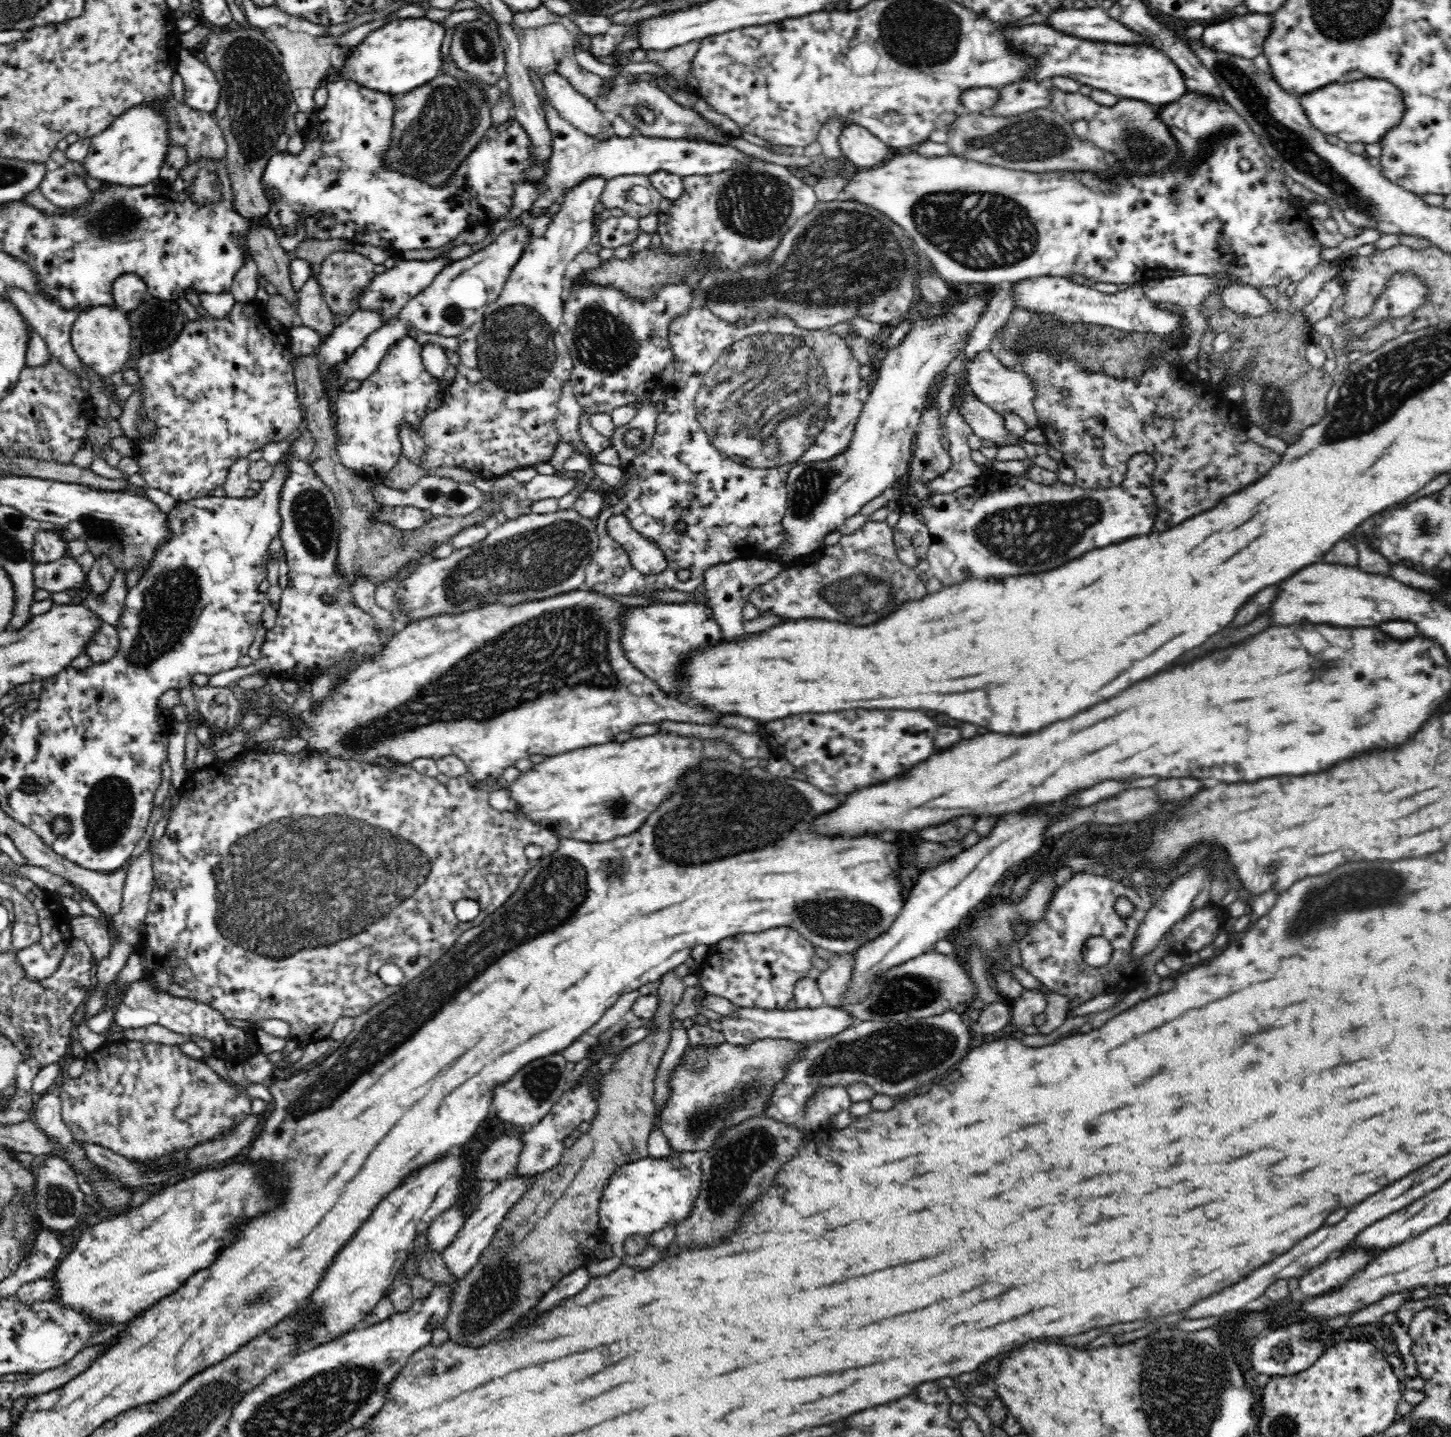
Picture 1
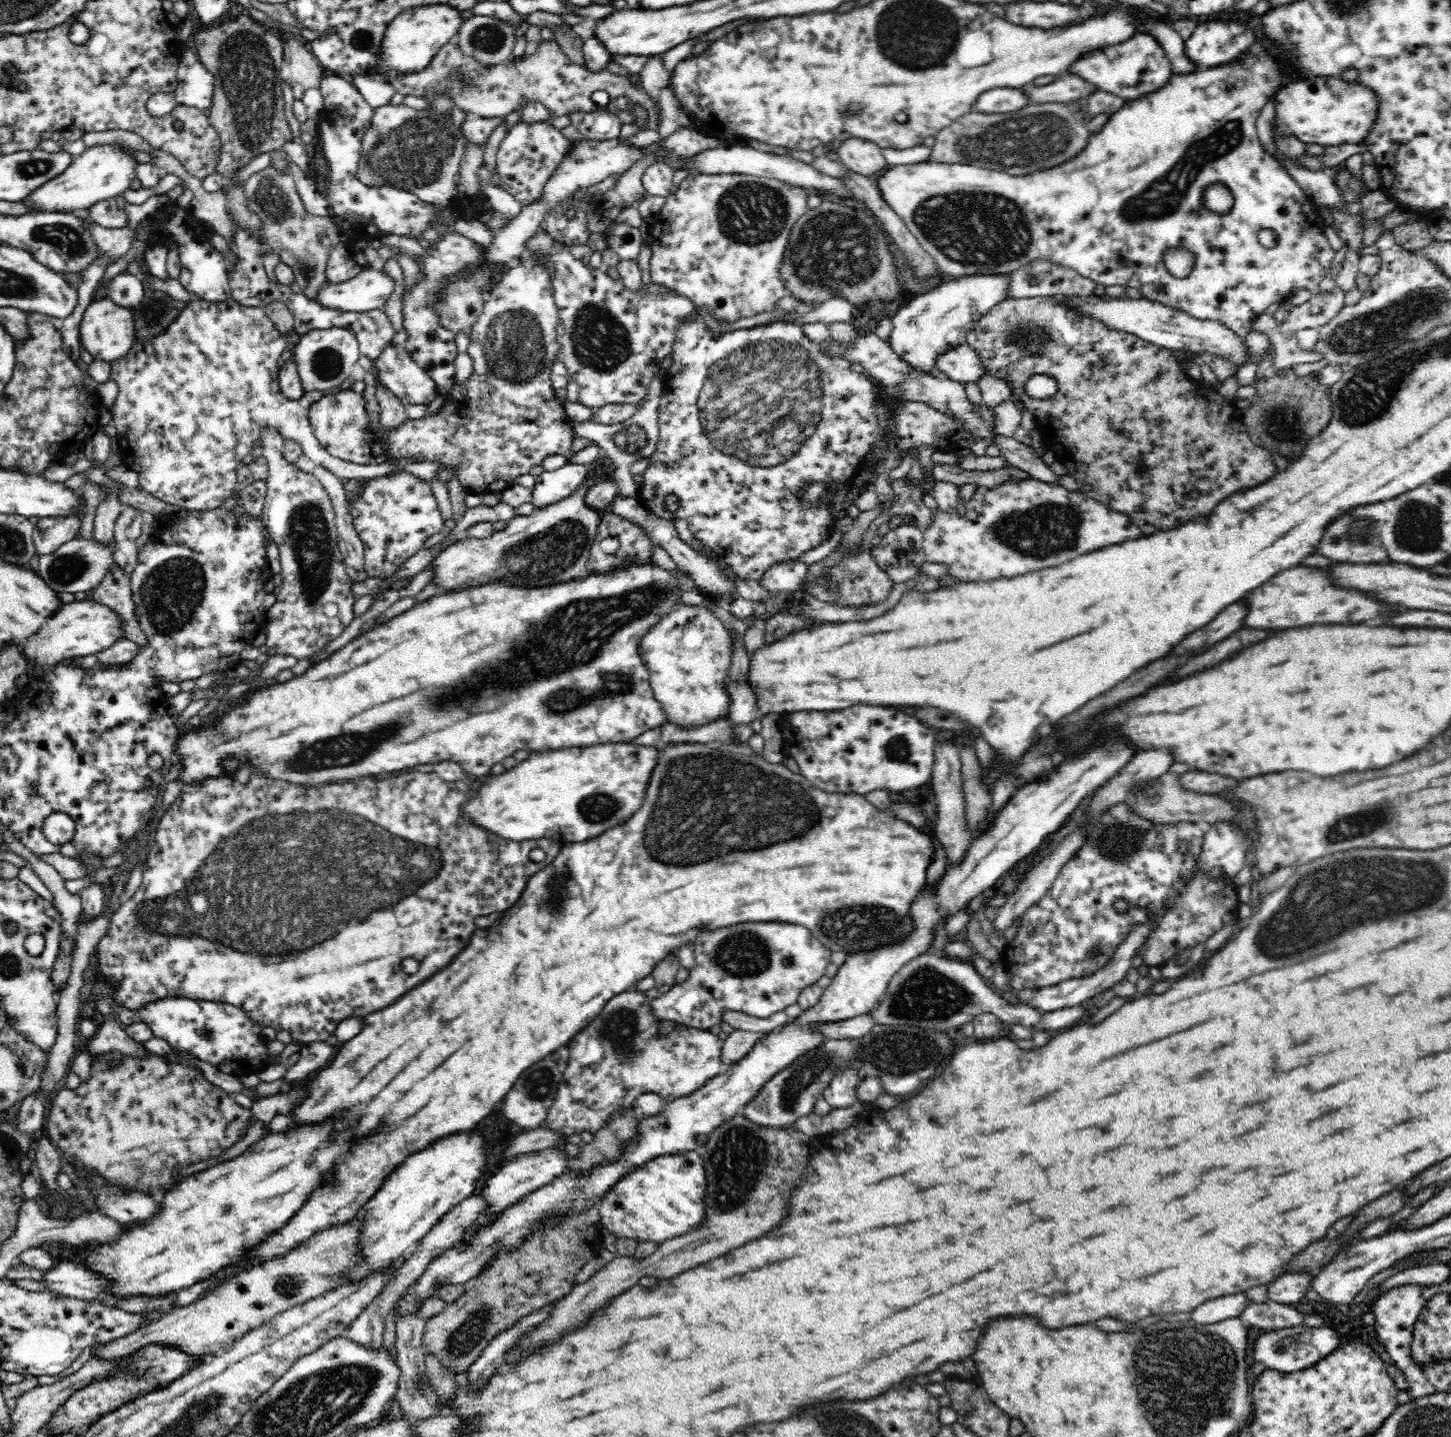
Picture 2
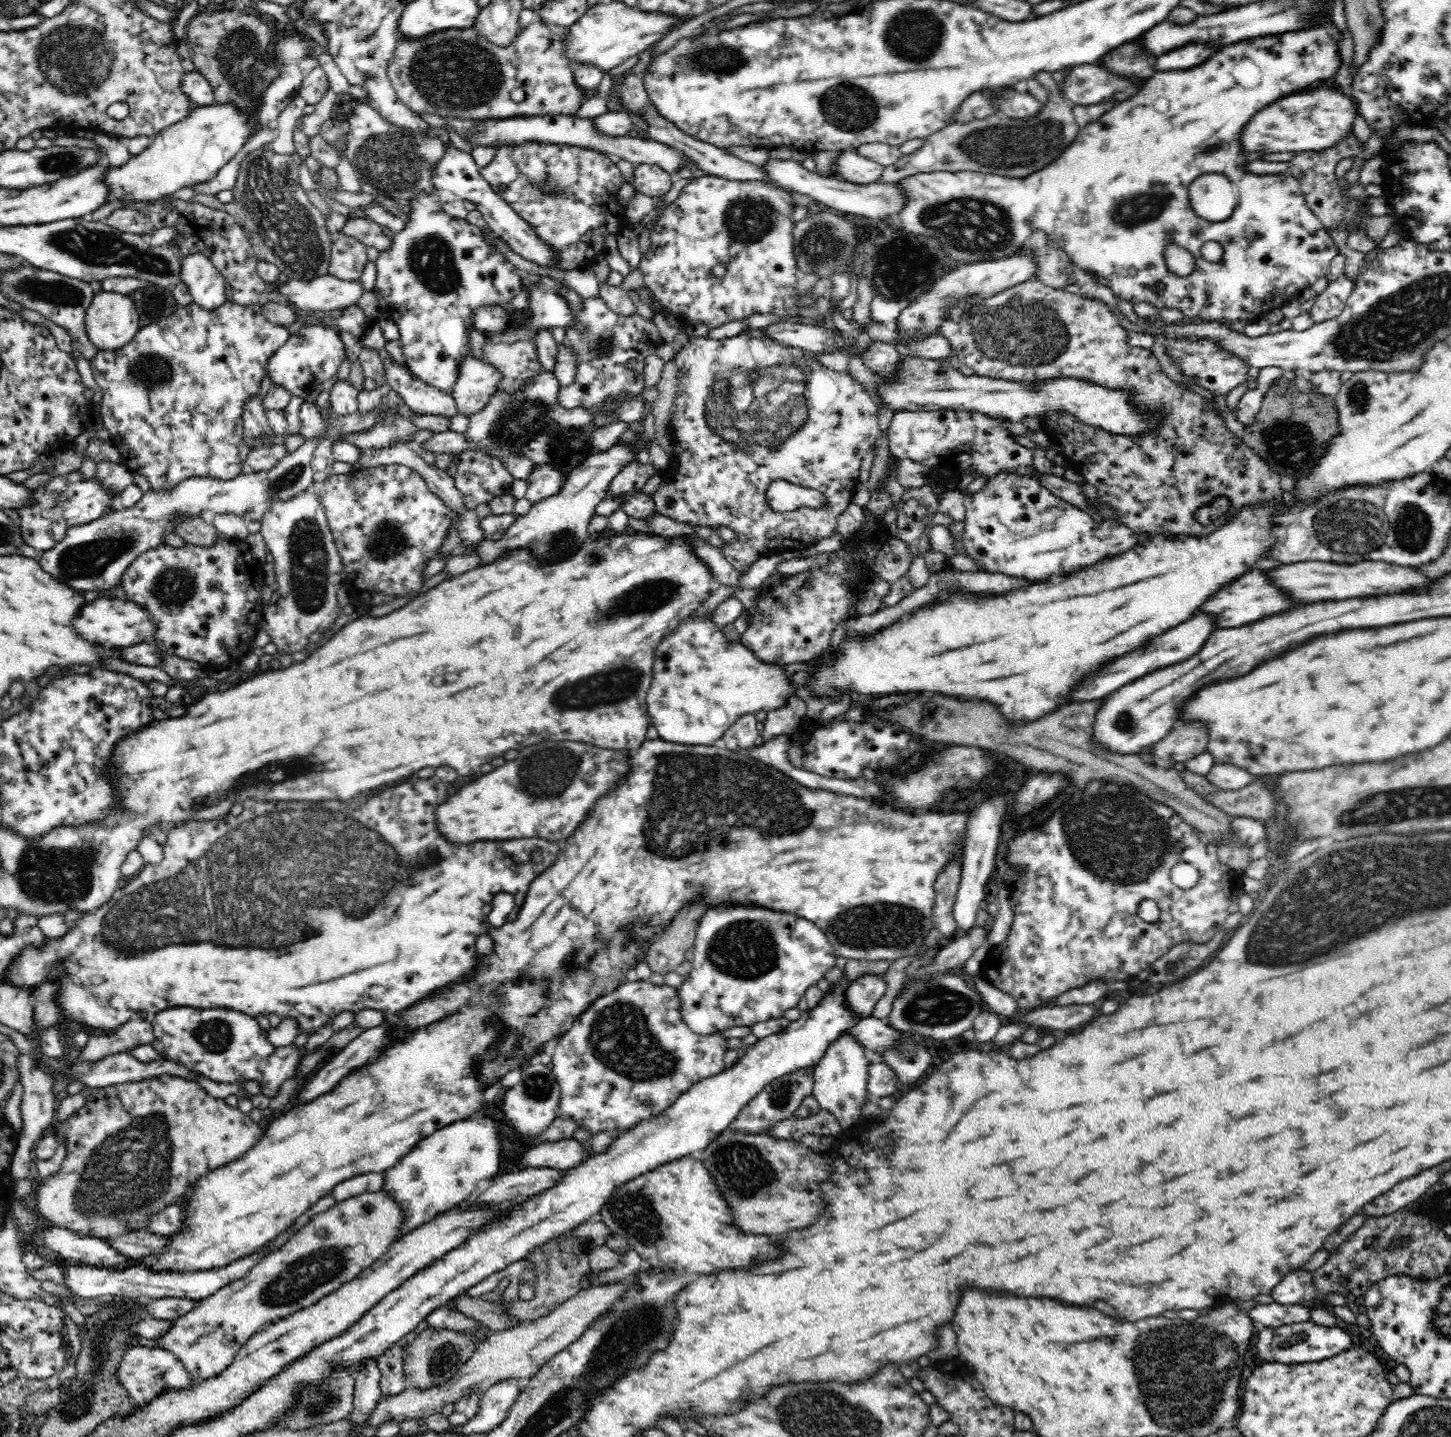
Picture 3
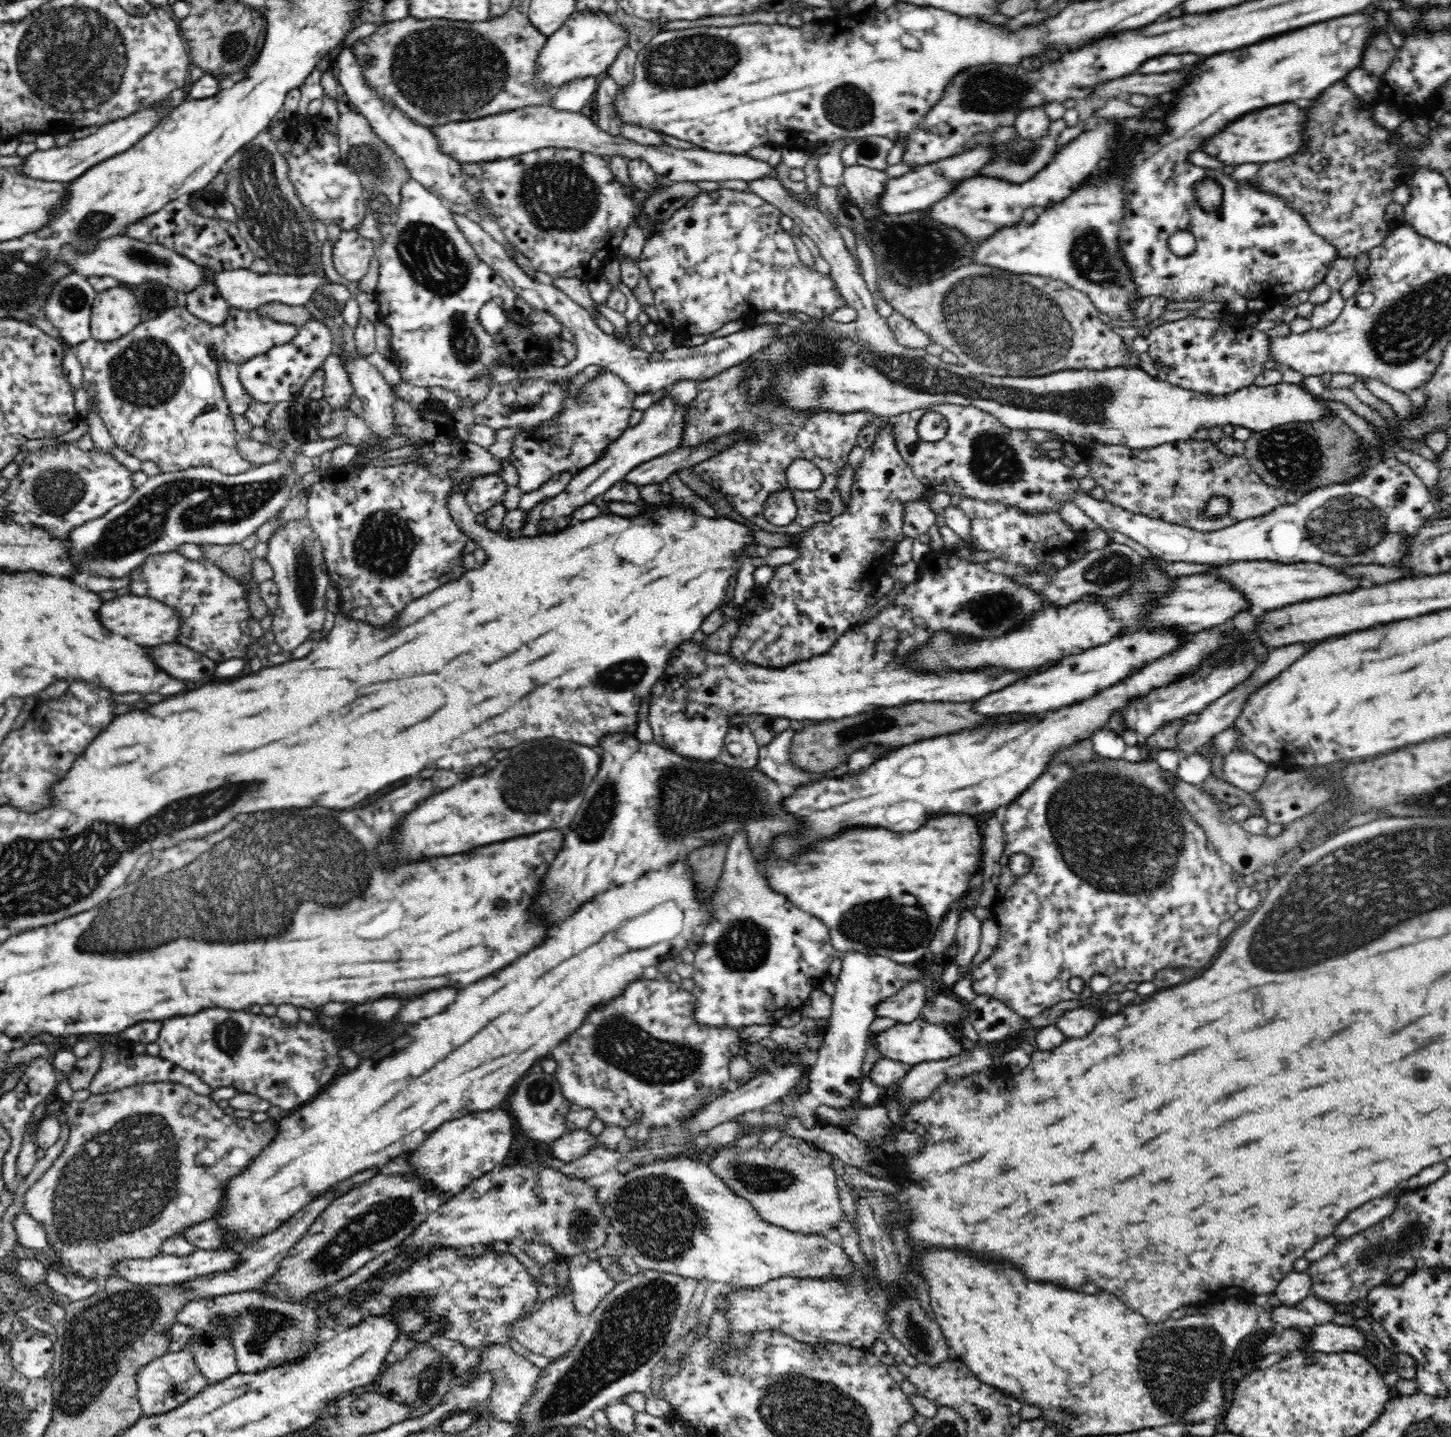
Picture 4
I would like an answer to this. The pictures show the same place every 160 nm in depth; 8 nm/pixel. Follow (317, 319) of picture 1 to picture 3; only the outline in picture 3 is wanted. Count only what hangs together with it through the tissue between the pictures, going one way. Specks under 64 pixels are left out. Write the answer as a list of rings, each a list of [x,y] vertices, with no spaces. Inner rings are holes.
[[[266,146],[254,149],[239,162],[236,182],[231,190],[234,201],[228,204],[228,208],[224,208],[224,211],[228,212],[228,215],[232,216],[234,221],[241,226],[256,257],[274,264],[280,272],[285,273],[284,276],[288,279],[310,281],[329,274],[333,240],[320,210],[310,203],[306,191],[300,187],[298,172],[299,165],[291,155],[278,154]]]

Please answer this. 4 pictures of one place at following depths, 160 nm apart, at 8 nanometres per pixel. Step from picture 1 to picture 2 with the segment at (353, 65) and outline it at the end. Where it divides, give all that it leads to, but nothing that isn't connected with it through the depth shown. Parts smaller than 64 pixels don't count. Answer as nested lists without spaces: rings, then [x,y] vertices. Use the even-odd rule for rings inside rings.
[[[439,3],[414,6],[397,14],[396,18],[388,23],[381,42],[381,68],[387,70],[390,82],[404,72],[418,72],[426,68],[432,56],[458,34],[466,20],[461,13],[462,10]]]

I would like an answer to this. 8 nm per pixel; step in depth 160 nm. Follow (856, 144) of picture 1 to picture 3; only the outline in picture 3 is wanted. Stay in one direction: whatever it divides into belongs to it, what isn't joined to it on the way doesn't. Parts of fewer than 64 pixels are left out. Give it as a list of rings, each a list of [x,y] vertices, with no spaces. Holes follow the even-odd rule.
[[[849,149],[839,154],[834,174],[844,181],[865,185],[878,181],[882,171],[882,165],[858,155],[856,149]]]

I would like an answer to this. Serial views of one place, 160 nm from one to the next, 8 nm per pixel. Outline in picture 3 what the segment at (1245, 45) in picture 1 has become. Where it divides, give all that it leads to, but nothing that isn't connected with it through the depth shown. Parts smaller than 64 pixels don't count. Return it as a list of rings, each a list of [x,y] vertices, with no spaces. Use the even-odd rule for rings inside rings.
[[[1200,43],[1186,44],[1182,48],[1176,48],[1176,50],[1164,54],[1164,56],[1158,56],[1154,62],[1154,70],[1156,72],[1186,70],[1186,68],[1206,62],[1206,58],[1210,58],[1216,51],[1216,49]]]

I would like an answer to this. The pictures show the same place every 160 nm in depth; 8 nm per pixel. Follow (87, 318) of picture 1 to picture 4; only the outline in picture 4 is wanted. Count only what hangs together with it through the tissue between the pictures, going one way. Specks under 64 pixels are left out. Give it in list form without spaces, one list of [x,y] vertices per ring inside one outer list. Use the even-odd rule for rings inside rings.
[[[123,286],[97,292],[91,308],[91,338],[116,341],[141,323],[141,308],[135,294]]]

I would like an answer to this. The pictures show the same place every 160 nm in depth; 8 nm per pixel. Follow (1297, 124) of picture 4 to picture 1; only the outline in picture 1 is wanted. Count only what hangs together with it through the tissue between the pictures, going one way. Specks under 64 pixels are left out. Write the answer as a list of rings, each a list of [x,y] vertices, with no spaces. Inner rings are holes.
[[[1364,77],[1350,82],[1332,82],[1318,90],[1306,94],[1296,94],[1304,115],[1312,123],[1312,127],[1326,135],[1330,134],[1339,138],[1342,145],[1353,142],[1374,144],[1400,122],[1404,112],[1404,101],[1396,85],[1385,81]]]

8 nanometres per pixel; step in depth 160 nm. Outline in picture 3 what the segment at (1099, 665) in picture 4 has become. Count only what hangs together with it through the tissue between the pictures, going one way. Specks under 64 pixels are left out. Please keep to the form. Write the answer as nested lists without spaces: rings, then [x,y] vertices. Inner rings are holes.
[[[1198,614],[1198,616],[1190,618],[1188,622],[1182,622],[1178,628],[1172,628],[1172,630],[1156,636],[1152,642],[1144,644],[1144,648],[1140,646],[1140,648],[1136,648],[1136,652],[1132,650],[1132,652],[1124,654],[1124,658],[1116,660],[1112,666],[1104,666],[1104,670],[1100,670],[1100,674],[1094,674],[1090,680],[1080,682],[1074,690],[1074,694],[1070,696],[1070,702],[1086,702],[1086,700],[1096,700],[1096,698],[1102,700],[1114,693],[1114,690],[1118,690],[1120,686],[1130,684],[1130,682],[1150,674],[1154,668],[1164,668],[1164,666],[1186,660],[1200,650],[1202,640],[1206,640],[1208,634],[1212,634],[1212,628],[1216,628],[1214,619],[1206,614]]]

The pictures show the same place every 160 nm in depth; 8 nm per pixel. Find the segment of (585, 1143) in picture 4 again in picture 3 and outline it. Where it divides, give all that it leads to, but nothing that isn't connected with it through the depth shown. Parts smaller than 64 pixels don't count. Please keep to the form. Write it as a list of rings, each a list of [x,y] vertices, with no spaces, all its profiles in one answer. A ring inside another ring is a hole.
[[[568,1137],[532,1147],[532,1150],[528,1150],[520,1160],[519,1168],[548,1167],[568,1171],[580,1166],[585,1160],[583,1143],[574,1137]]]

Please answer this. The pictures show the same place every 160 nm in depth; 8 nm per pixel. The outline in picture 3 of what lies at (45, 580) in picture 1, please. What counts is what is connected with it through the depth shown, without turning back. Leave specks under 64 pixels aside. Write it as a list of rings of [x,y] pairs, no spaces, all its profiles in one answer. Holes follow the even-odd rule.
[[[322,438],[306,439],[294,452],[288,452],[282,458],[270,466],[268,470],[252,470],[247,473],[240,473],[237,478],[222,481],[222,479],[212,479],[212,477],[189,477],[178,481],[172,488],[164,490],[149,488],[143,492],[140,500],[134,506],[120,506],[114,512],[102,515],[88,524],[71,526],[68,528],[64,538],[56,543],[48,552],[44,551],[44,556],[39,560],[42,568],[52,574],[56,580],[66,582],[76,590],[87,592],[90,590],[107,593],[114,588],[122,578],[124,571],[140,556],[144,551],[155,549],[160,545],[166,544],[165,536],[177,534],[175,530],[180,523],[186,519],[200,517],[200,519],[210,520],[217,514],[233,514],[243,519],[247,512],[258,509],[266,510],[272,501],[287,501],[293,496],[300,495],[306,490],[310,490],[314,484],[313,468],[309,465],[316,445]]]

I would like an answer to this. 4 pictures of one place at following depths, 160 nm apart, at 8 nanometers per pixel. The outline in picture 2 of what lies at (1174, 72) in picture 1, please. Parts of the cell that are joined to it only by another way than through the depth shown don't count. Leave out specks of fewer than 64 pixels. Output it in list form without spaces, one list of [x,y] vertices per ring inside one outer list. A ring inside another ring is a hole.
[[[1145,32],[1136,33],[1124,42],[1104,47],[1077,60],[1068,70],[1097,86],[1099,90],[1112,92],[1123,99],[1136,100],[1160,86],[1170,78],[1173,70],[1166,51],[1161,48],[1154,35]]]

